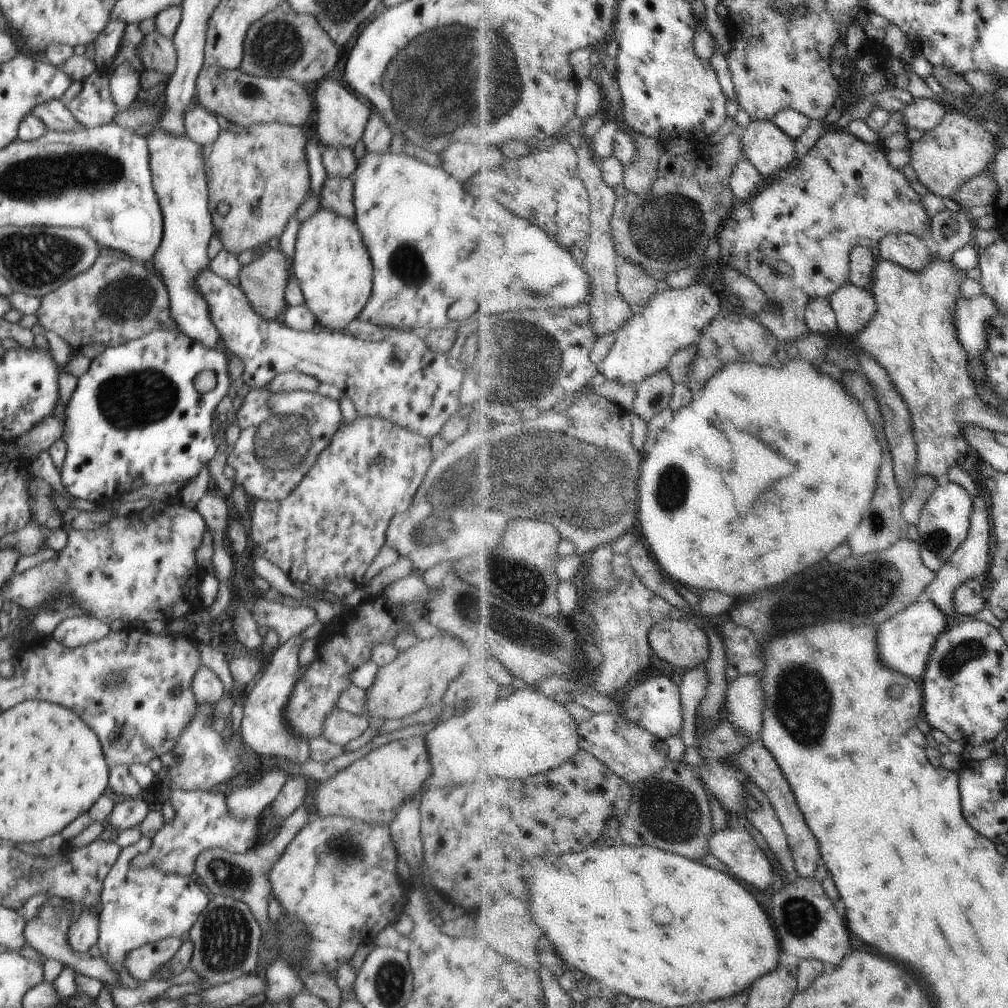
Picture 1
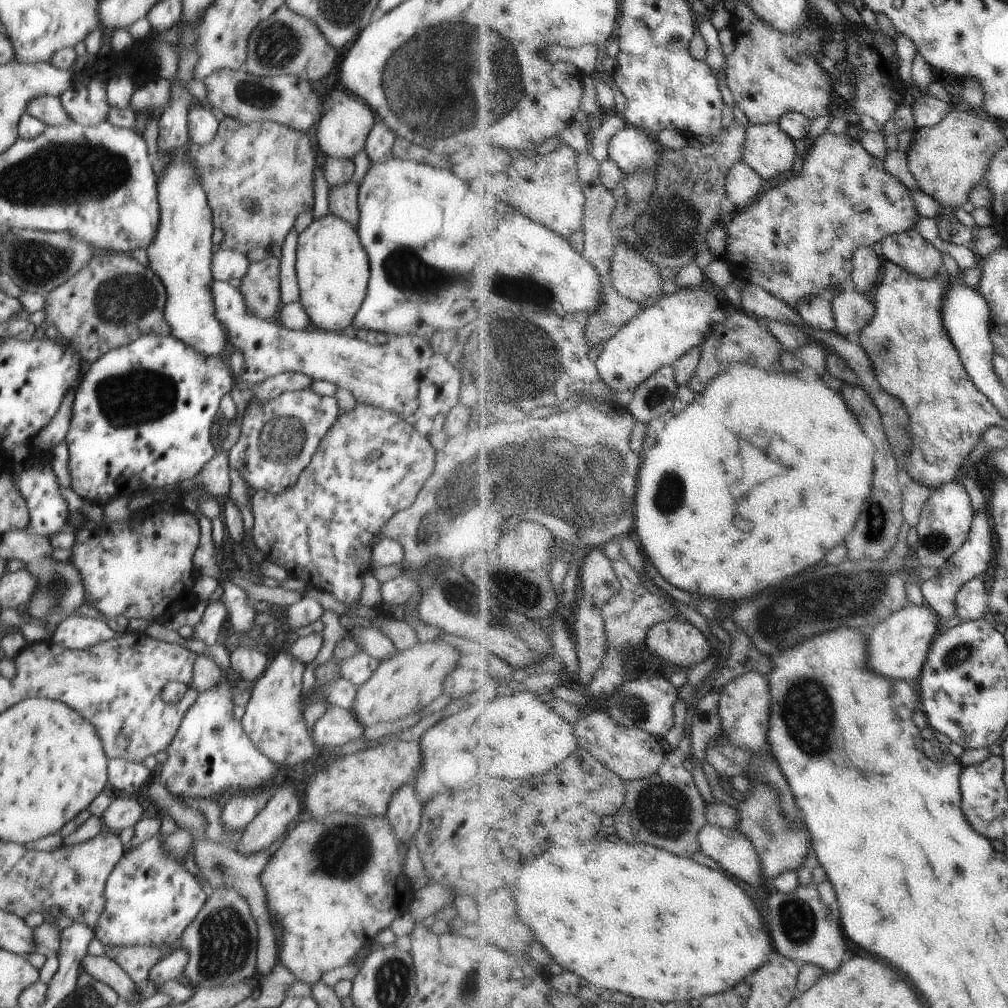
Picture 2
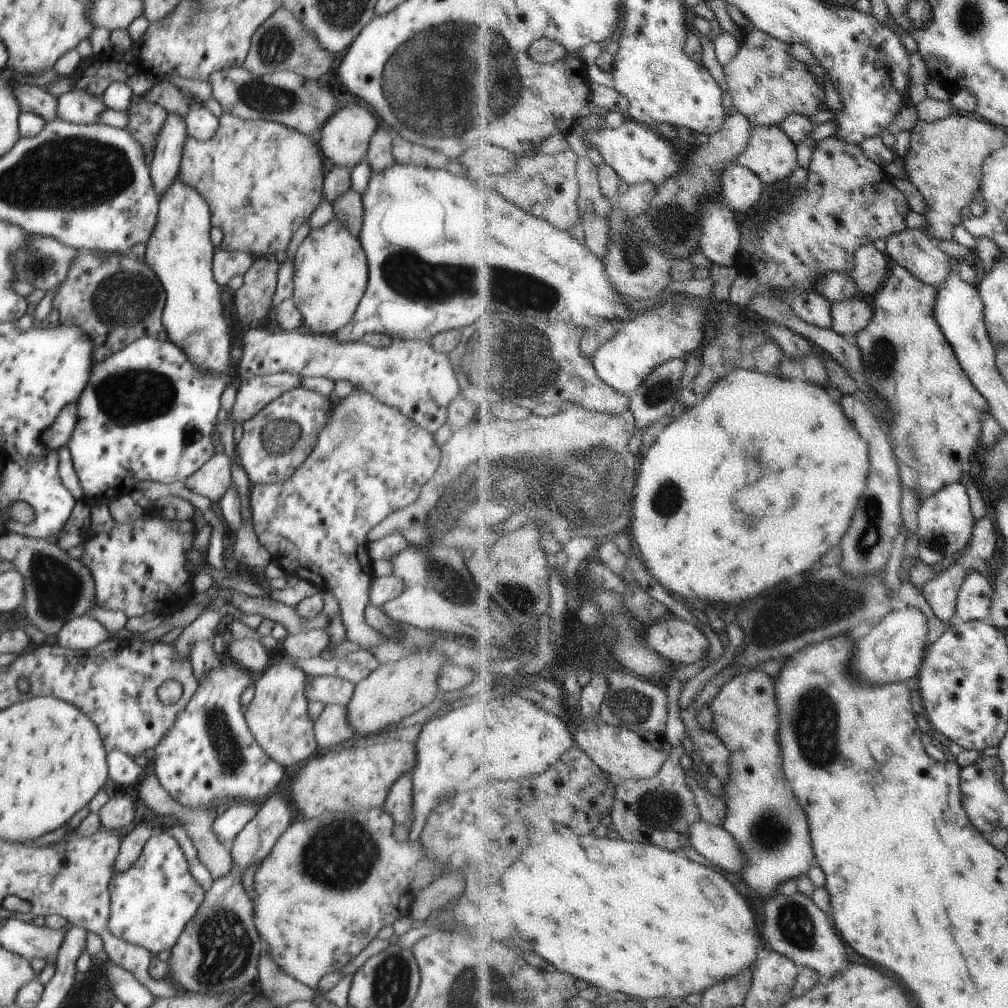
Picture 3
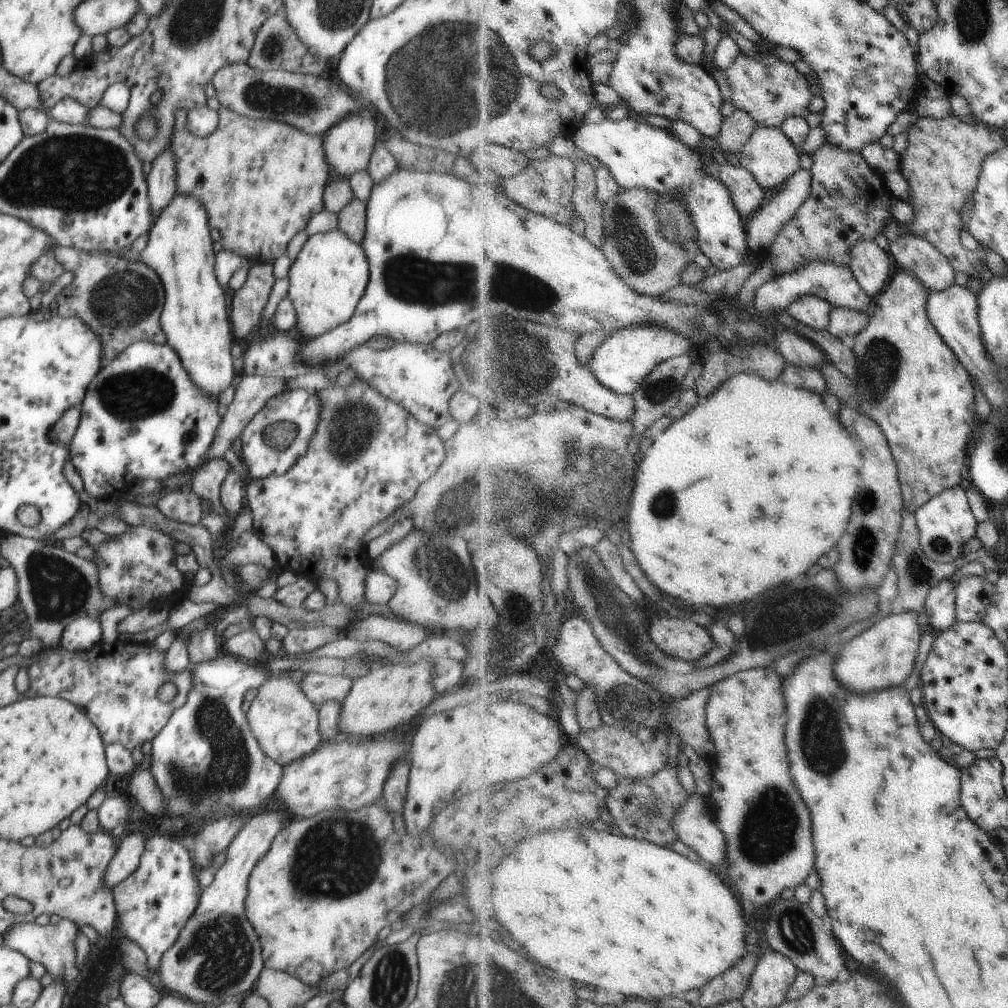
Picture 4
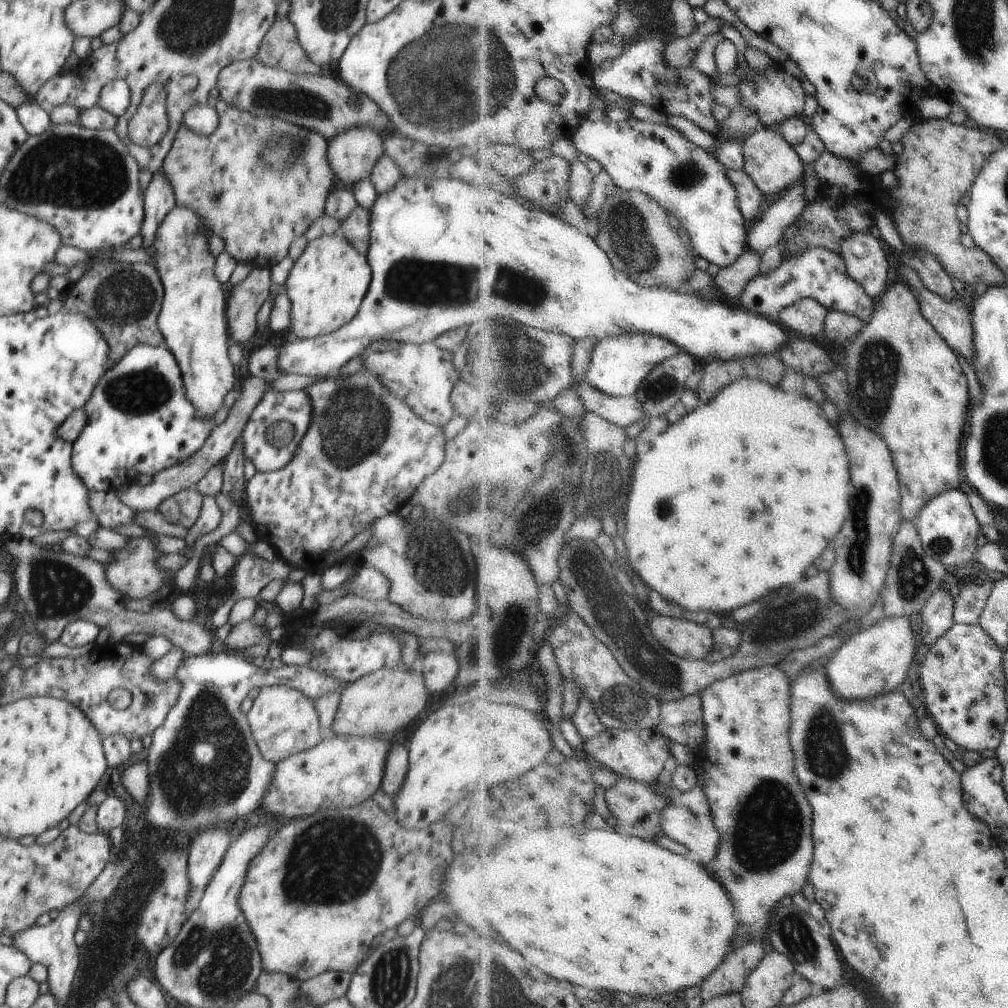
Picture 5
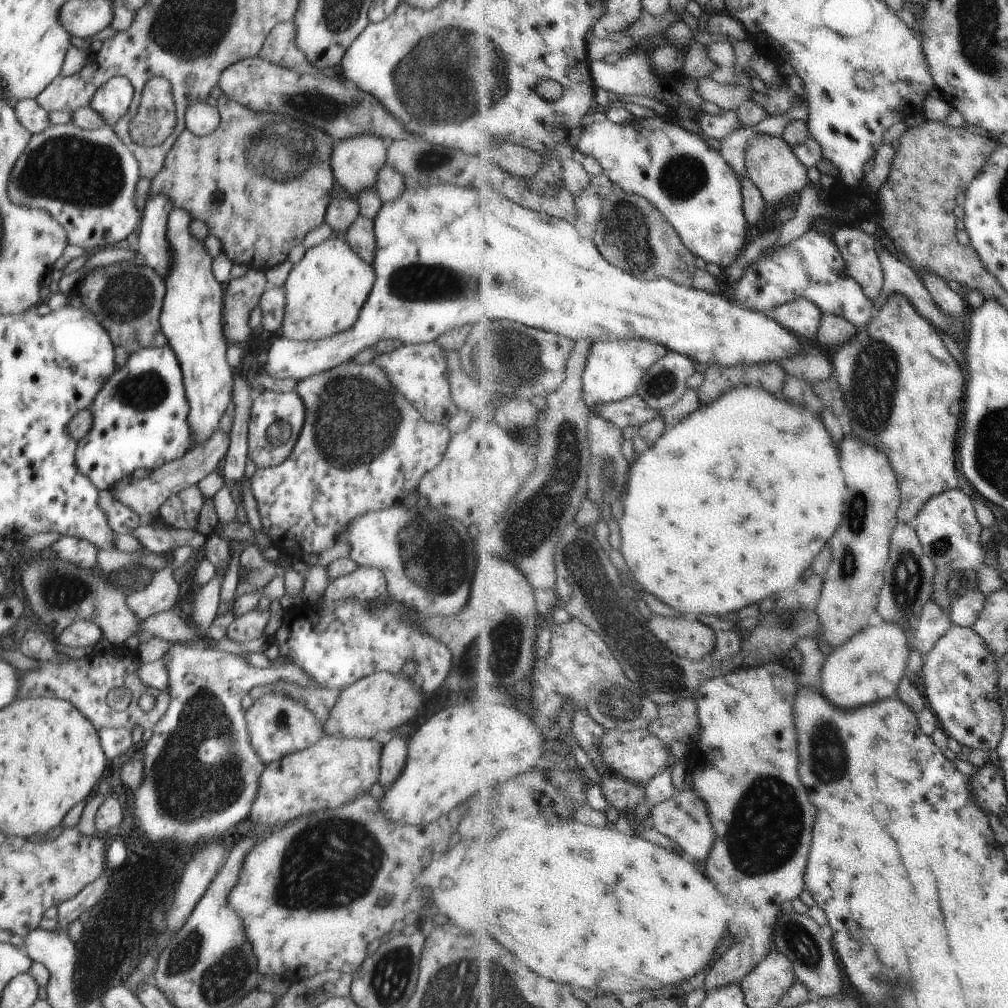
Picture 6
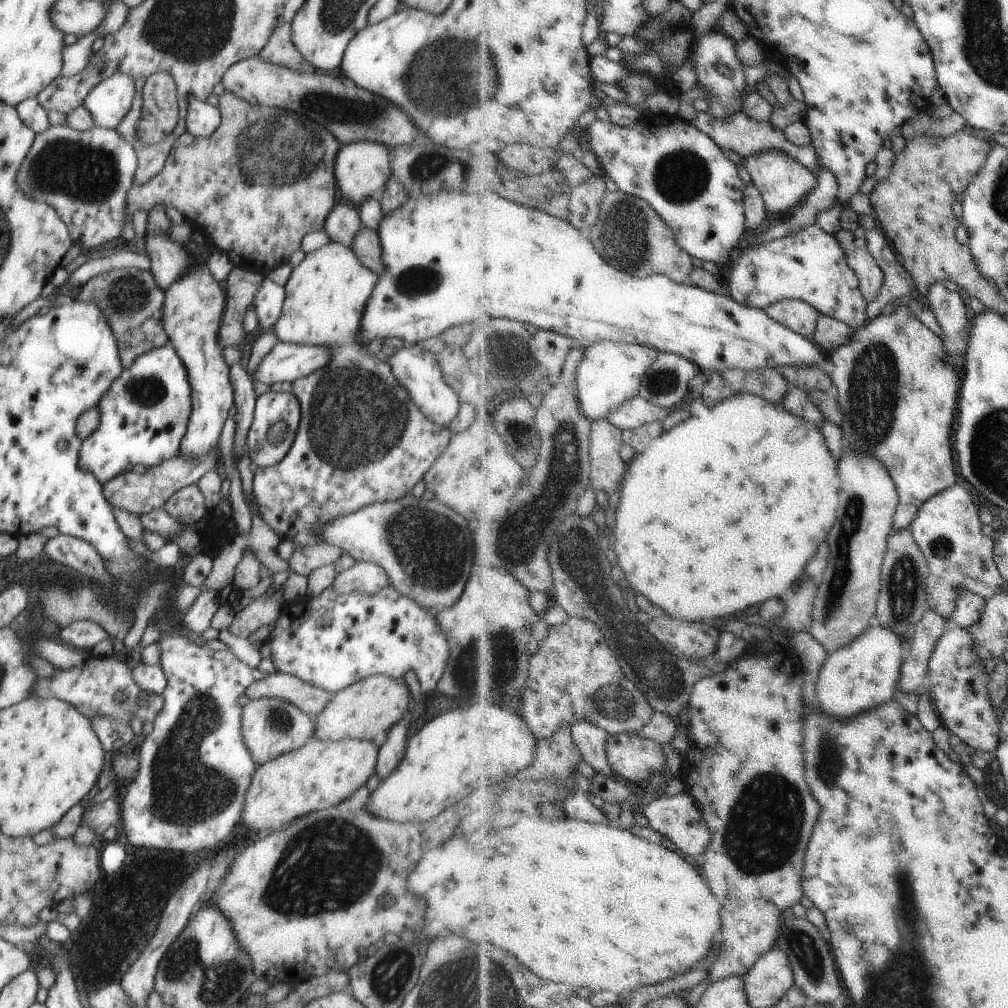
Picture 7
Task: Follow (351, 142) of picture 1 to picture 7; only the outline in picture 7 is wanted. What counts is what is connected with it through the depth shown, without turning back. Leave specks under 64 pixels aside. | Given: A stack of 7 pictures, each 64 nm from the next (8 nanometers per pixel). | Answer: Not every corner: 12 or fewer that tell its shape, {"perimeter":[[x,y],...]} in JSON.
{"perimeter":[[341,146],[334,173],[343,200],[381,197],[393,175],[389,149]]}

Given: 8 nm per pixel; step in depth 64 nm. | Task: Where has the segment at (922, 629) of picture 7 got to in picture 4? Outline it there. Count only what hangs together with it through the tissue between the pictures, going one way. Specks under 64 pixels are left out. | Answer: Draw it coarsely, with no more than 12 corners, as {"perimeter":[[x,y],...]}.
{"perimeter":[[951,575],[925,598],[925,614],[942,634],[956,622],[959,580]]}

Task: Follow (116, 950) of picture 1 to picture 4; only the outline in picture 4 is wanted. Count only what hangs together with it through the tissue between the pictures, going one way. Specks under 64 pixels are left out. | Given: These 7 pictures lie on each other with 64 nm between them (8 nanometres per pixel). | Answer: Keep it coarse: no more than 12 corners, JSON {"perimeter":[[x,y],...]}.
{"perimeter":[[162,834],[111,890],[115,926],[158,973],[196,910],[190,852]]}

